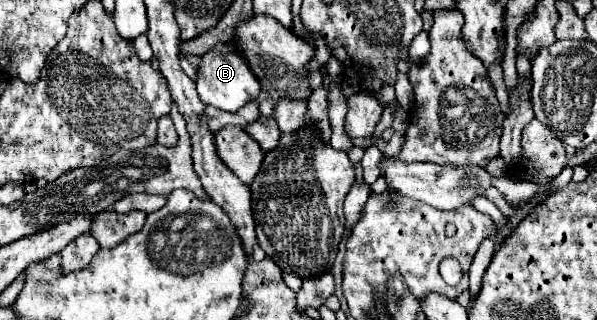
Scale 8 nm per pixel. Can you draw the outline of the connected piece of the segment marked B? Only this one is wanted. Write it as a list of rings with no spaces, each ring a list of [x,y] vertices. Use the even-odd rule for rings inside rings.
[[[227,41],[227,43],[215,45],[213,49],[209,49],[209,53],[201,57],[197,93],[205,105],[213,105],[221,111],[235,113],[245,103],[255,101],[259,97],[261,85],[259,85],[259,79],[253,75],[253,71],[249,69],[249,63],[237,51],[237,45],[233,41]]]

